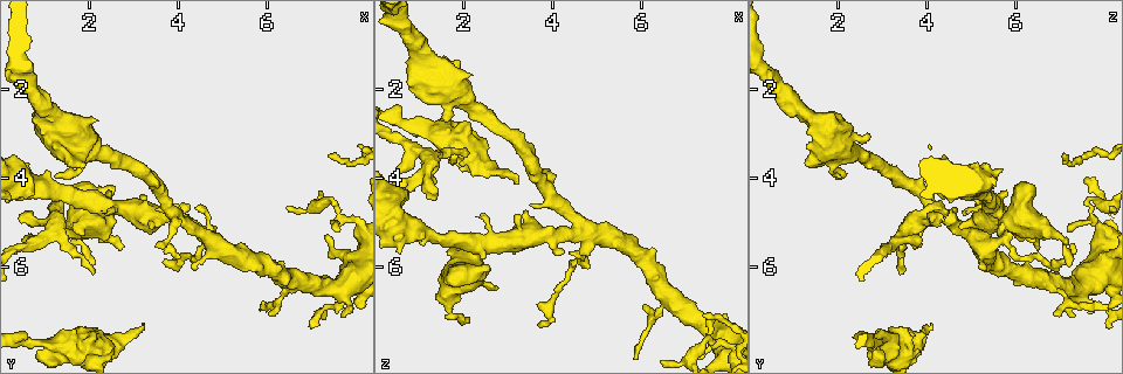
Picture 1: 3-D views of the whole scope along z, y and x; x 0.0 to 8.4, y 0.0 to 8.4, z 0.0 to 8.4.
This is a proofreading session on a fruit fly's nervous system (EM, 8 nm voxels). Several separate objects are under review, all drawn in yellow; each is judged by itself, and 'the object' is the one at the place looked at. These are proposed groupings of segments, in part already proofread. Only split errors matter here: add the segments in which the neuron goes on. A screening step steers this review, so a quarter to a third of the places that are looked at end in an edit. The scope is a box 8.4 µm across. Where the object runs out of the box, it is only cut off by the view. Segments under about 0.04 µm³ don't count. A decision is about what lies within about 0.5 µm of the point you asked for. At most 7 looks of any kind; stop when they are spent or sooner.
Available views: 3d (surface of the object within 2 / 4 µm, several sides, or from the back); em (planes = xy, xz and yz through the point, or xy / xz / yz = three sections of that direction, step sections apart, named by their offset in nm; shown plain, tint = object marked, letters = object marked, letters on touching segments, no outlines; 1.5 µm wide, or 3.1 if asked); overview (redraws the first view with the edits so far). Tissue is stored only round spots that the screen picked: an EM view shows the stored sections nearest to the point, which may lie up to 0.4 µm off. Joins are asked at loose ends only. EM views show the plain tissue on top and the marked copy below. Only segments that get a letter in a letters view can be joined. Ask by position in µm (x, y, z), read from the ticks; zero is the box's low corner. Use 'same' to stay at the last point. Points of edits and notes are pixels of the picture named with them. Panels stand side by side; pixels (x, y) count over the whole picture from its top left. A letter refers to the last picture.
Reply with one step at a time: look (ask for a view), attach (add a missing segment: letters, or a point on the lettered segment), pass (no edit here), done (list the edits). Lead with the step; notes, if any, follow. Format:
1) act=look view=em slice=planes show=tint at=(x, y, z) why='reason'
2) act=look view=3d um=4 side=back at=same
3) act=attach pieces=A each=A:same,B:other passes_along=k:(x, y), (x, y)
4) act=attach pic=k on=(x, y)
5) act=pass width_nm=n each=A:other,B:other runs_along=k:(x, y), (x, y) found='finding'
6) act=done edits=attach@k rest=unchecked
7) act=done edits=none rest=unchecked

act=look view=em slice=planes show=letters at=(2.15, 6.15, 3.40) why='thin end'

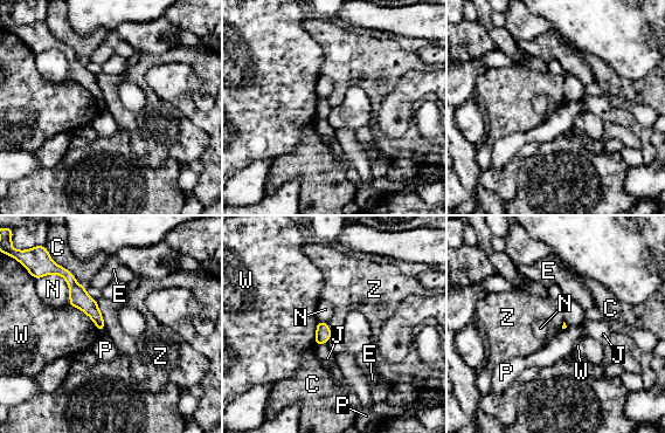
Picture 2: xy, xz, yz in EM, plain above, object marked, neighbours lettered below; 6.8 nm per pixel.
act=pass each=C:other,E:other,J:other,N:other,P:other,W:other,Z:other found='no lettered segment goes on from it'

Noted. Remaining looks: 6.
act=look view=3d um=2 at=(2.60, 4.15, 6.10) why='an open end'

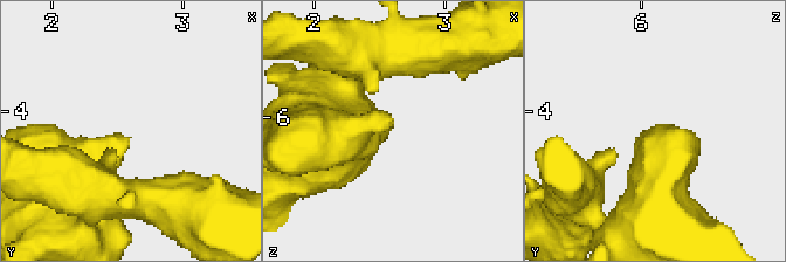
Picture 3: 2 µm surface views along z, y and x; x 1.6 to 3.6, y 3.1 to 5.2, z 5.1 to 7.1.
act=look view=em slice=planes show=letters at=(2.56, 4.20, 6.08) why='now the EM'

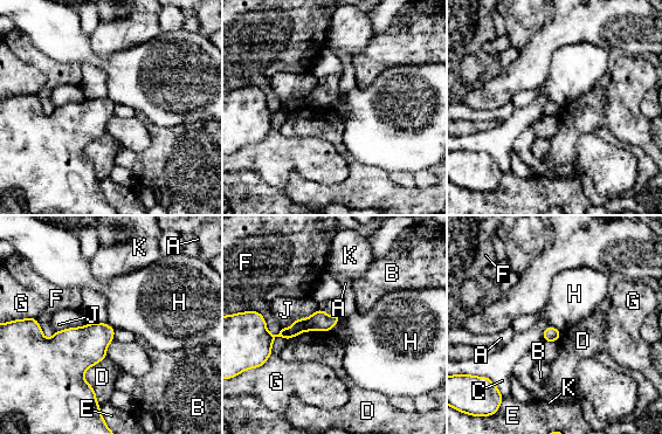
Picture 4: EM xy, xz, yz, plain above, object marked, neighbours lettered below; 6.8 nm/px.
act=pass each=A:other,B:other,C:other,D:other,E:other,F:other,G:other,H:other,J:other,K:other found='none of them fits'

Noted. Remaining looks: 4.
act=done edits=none rest=unchecked

